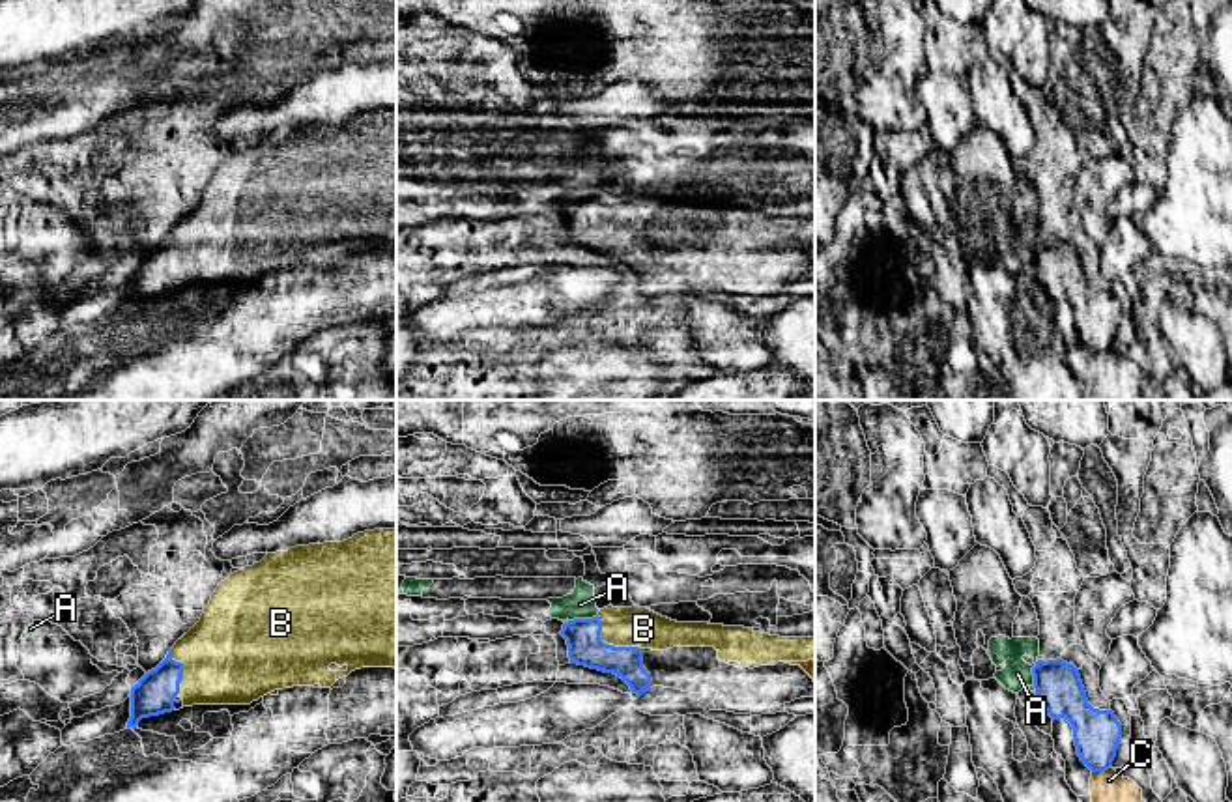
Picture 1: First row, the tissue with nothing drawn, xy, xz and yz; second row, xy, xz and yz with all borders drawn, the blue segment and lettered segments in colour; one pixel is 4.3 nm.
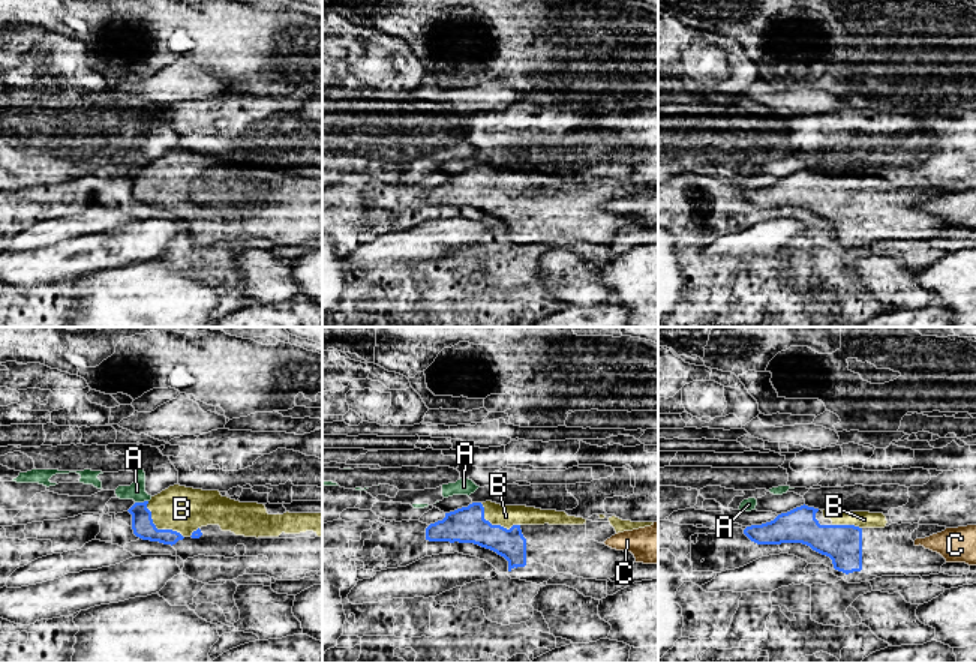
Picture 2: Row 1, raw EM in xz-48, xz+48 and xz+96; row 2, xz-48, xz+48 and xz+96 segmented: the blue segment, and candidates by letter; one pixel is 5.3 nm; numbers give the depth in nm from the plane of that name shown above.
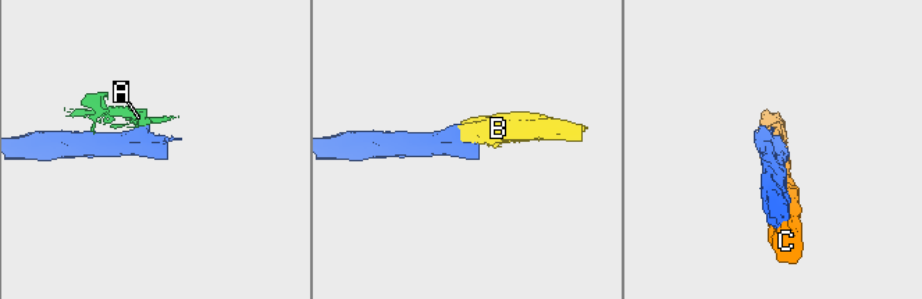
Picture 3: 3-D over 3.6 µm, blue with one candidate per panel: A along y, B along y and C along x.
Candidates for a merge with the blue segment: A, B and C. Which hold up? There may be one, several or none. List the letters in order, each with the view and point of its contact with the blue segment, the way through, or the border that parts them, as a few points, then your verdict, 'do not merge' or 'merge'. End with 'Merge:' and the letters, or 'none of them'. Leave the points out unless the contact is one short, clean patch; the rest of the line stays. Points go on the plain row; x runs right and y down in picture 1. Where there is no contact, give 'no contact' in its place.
A: meets blue in xz at (582, 200); border along xz (597, 195), (569, 202); do not merge
B: meets blue in xz at (610, 227); merge
C: meets blue in yz at (1102, 352); do not merge
Merge: B

